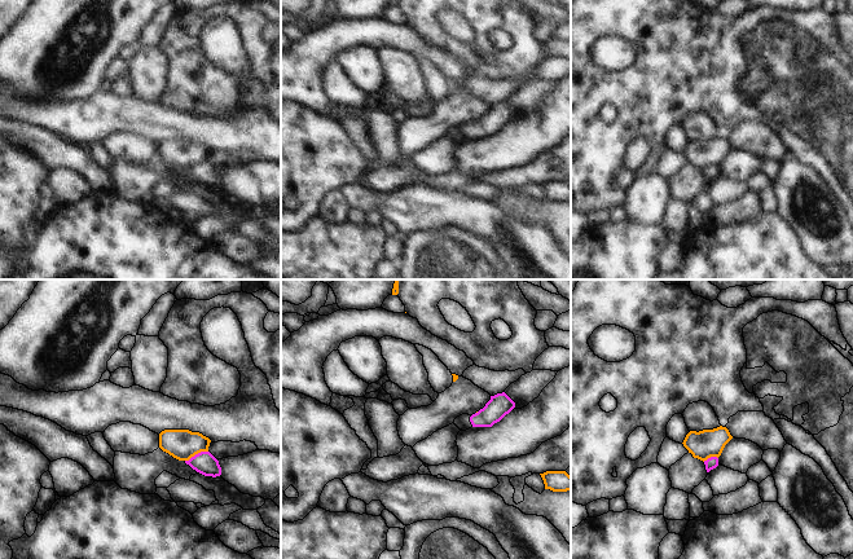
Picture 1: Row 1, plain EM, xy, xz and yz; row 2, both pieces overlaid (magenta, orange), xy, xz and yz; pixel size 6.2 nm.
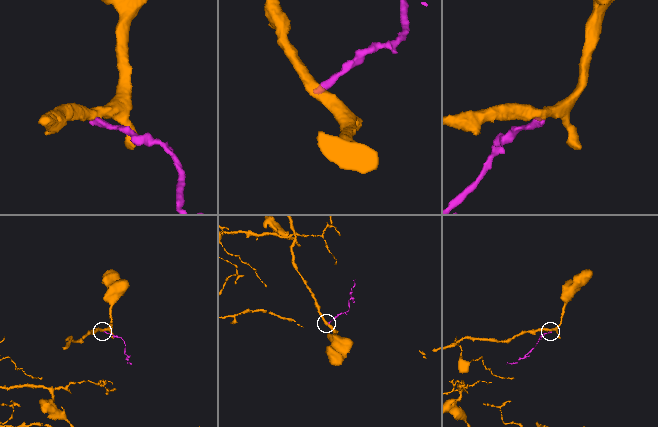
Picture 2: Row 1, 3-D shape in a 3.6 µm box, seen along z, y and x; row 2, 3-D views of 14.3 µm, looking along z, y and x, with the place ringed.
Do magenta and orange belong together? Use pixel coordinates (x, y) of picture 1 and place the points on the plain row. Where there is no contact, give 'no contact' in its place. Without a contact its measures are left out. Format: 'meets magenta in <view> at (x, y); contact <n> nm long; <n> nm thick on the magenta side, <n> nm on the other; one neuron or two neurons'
meets magenta in xy at (196, 164); contact 160 nm long; 140 nm thick on the magenta side, 190 nm on the other; two neurons

